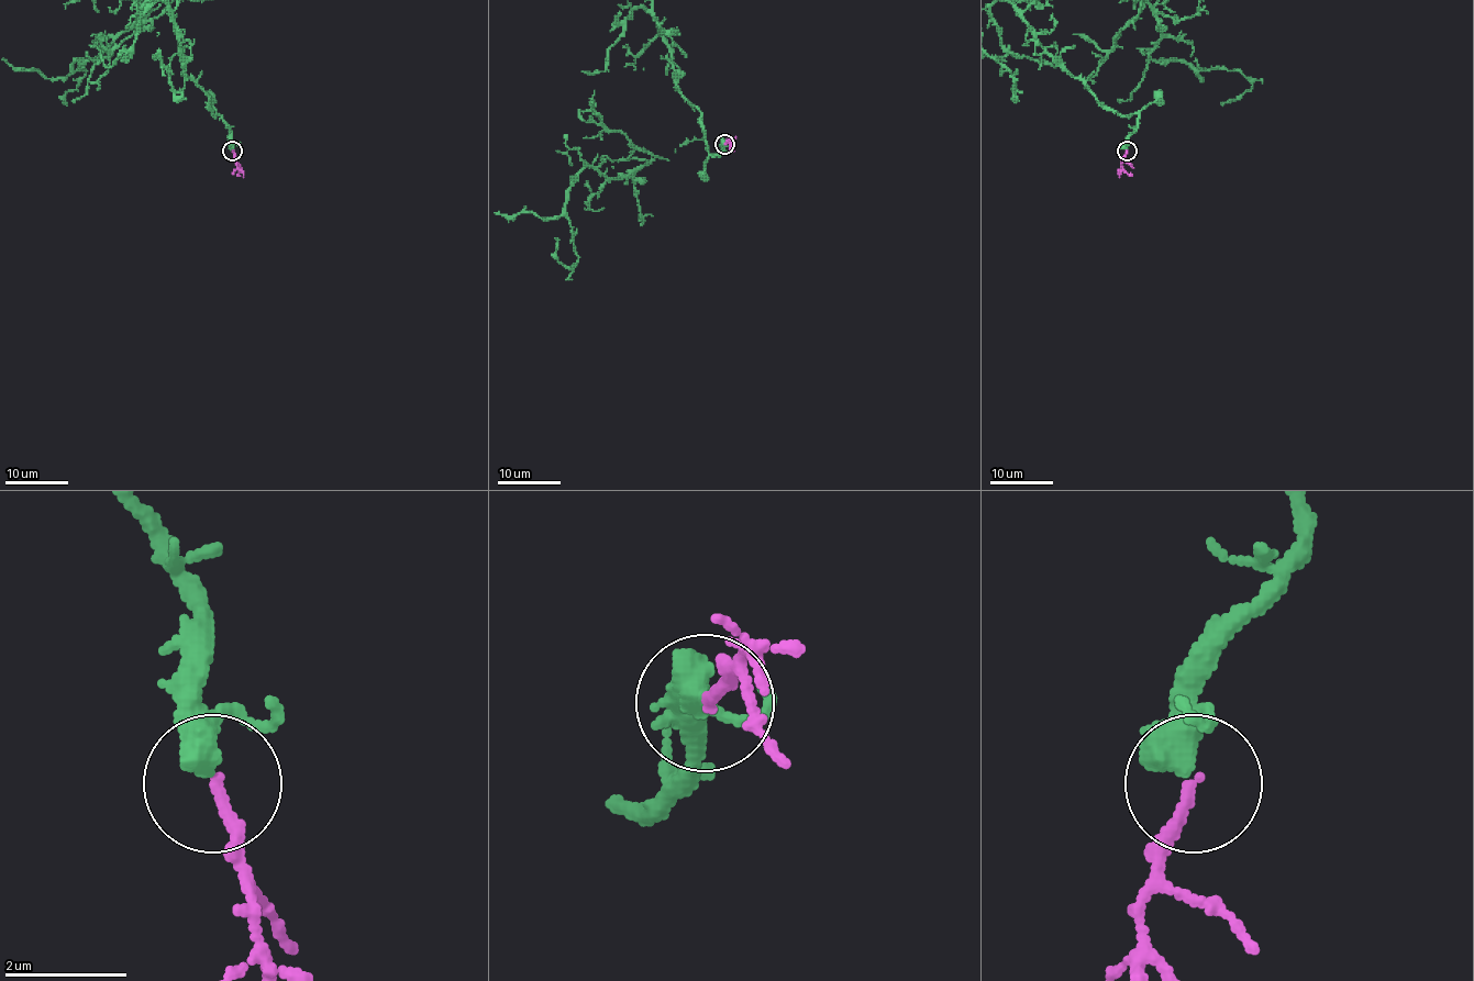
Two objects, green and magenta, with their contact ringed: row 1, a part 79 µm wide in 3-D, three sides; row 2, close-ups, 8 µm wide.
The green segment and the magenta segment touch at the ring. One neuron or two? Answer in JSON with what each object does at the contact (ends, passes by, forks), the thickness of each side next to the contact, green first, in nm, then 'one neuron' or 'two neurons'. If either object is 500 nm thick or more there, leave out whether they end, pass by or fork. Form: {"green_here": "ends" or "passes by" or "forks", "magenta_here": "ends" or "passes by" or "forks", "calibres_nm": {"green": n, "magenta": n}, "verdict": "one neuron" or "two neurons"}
{"green_here": "passes by", "magenta_here": "ends", "calibres_nm": {"green": 400, "magenta": 190}, "verdict": "one neuron"}

